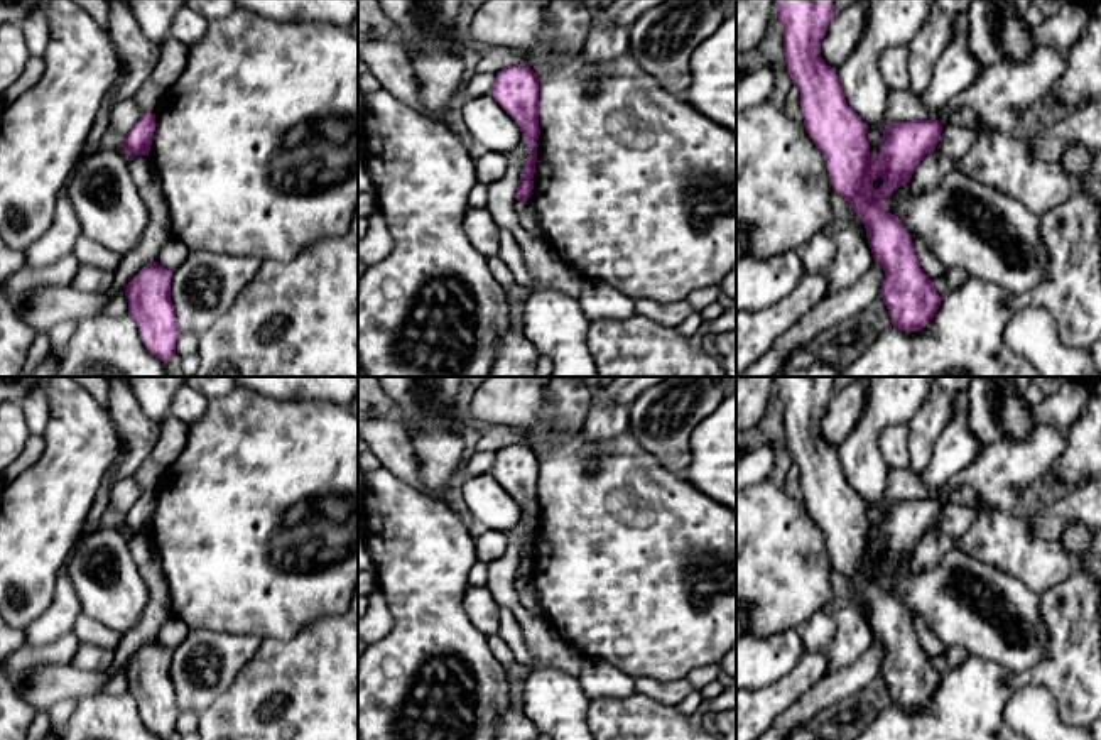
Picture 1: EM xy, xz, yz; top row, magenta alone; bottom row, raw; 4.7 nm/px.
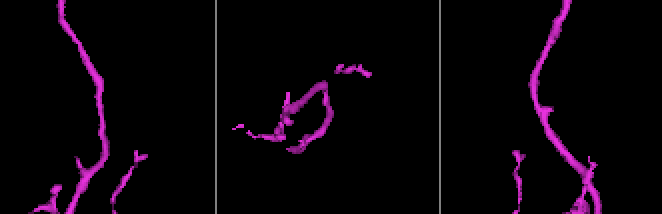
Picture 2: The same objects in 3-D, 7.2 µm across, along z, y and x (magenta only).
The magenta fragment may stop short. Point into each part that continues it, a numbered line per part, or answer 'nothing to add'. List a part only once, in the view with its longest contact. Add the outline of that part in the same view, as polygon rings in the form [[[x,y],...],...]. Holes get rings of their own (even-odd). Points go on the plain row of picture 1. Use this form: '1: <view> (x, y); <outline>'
nothing to add

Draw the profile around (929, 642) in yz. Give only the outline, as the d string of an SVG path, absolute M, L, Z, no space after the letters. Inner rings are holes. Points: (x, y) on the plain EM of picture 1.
M912 617L922 650L934 661L946 652L946 645L936 637L929 625L919 617Z

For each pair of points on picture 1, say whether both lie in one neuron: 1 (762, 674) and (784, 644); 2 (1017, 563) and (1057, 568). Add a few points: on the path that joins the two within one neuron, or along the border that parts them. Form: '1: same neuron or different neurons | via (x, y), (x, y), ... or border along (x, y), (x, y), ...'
1: same neuron | via (762, 668), (779, 651)
2: same neuron | via (1027, 563), (1047, 565)

